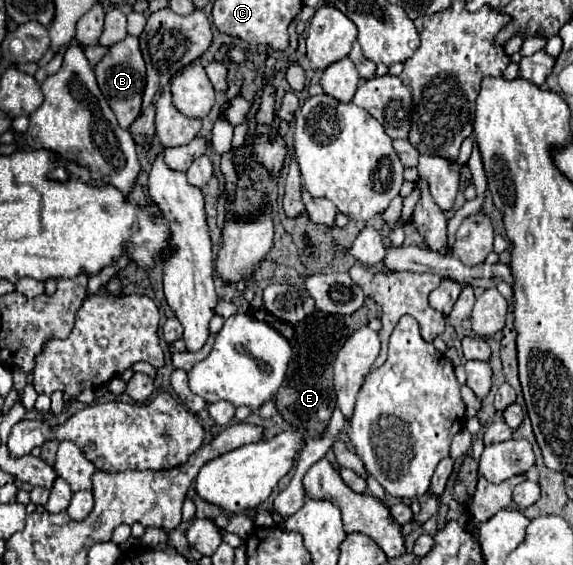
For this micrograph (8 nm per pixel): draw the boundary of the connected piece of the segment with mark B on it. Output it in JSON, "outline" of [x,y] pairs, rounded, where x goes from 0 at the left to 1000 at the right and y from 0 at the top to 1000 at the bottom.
{"outline":[[[223,62],[216,73],[195,80],[192,94],[164,119],[164,126],[168,126],[175,161],[185,172],[192,193],[199,196],[209,225],[223,228],[234,218],[234,211],[244,204],[248,165],[251,165],[251,154],[255,154],[255,119],[251,119],[251,104],[248,104],[248,94],[244,94],[241,65]]]}

